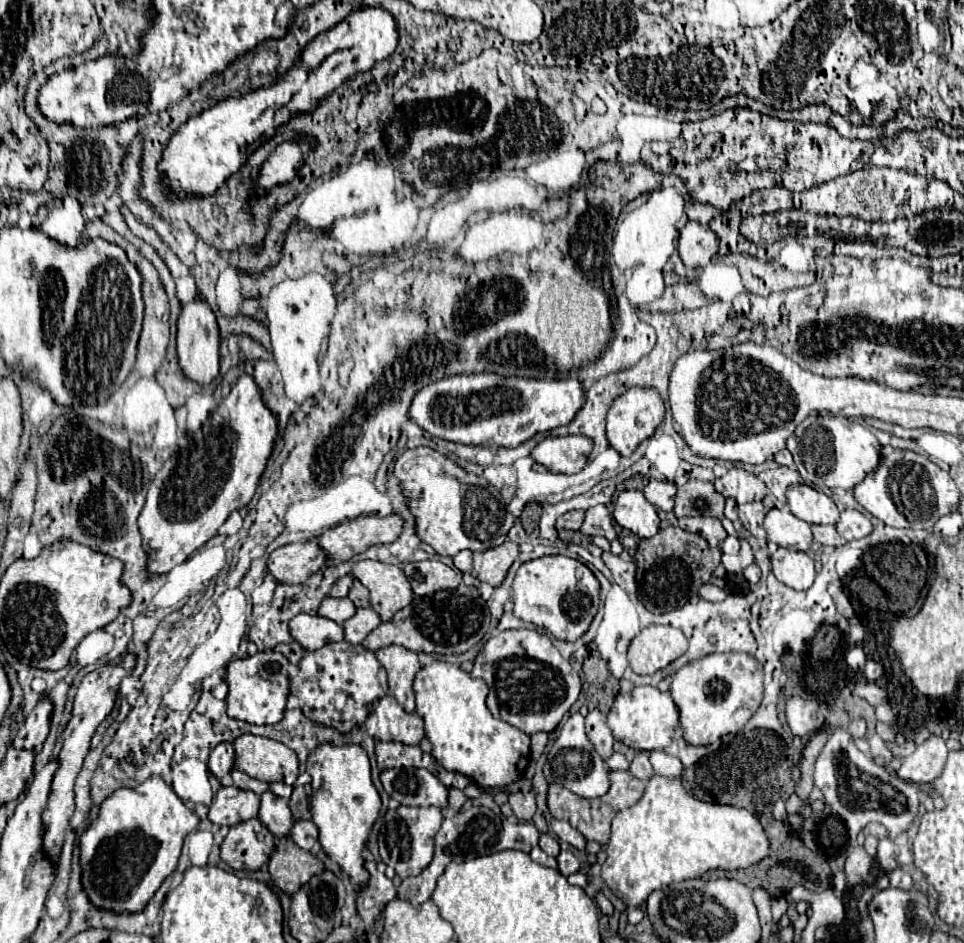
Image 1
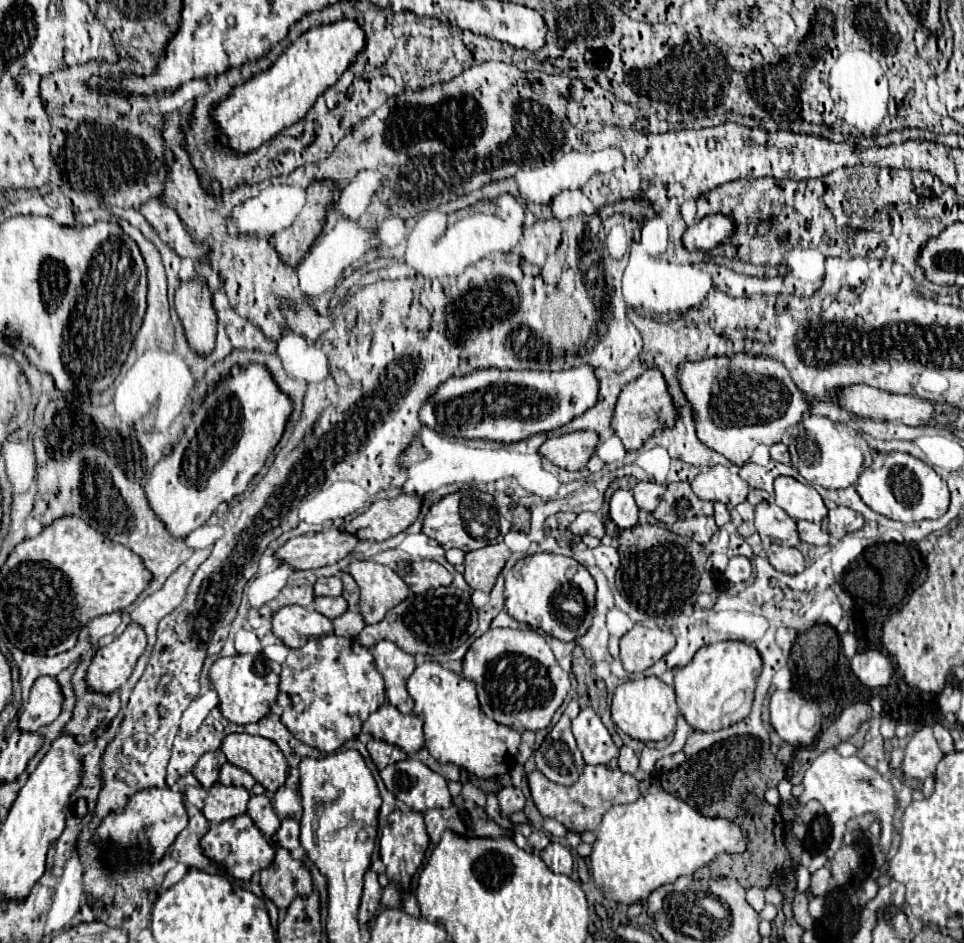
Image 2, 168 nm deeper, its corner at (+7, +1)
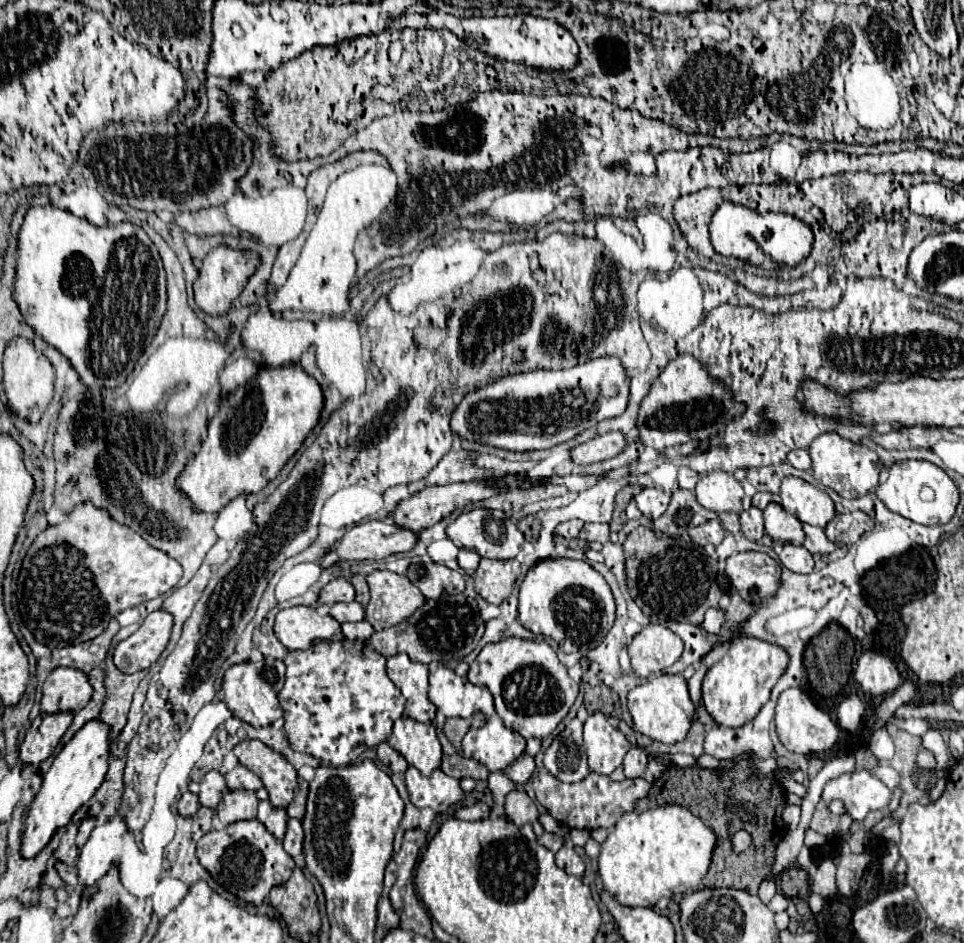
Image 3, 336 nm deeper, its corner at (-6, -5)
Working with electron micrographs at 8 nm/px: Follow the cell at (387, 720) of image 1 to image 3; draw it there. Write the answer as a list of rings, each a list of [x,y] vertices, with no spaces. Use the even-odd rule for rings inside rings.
[[[401,717],[393,725],[393,733],[387,743],[425,777],[441,765],[441,743],[437,739],[435,727],[429,723],[419,723],[411,717]]]

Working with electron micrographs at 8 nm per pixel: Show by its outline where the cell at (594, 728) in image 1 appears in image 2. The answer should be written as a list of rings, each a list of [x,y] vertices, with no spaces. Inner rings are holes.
[[[586,707],[578,713],[576,719],[572,719],[572,733],[576,737],[578,749],[584,755],[584,761],[588,765],[608,763],[612,757],[618,755],[618,749],[604,727],[602,719],[592,707]]]

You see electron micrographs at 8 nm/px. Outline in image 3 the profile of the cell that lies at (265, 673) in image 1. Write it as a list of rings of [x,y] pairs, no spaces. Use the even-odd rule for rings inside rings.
[[[245,661],[239,665],[231,665],[225,671],[223,677],[223,691],[225,691],[225,705],[231,709],[231,713],[235,717],[239,717],[241,721],[253,725],[253,727],[263,727],[263,725],[271,725],[273,721],[283,717],[283,711],[279,707],[279,699],[277,693],[281,691],[285,681],[285,663],[283,661]]]

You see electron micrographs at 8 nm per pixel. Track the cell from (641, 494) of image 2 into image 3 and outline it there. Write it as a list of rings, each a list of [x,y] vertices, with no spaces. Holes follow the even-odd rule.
[[[641,489],[641,493],[635,495],[635,503],[643,513],[643,517],[655,521],[665,513],[669,505],[669,493],[661,489]]]

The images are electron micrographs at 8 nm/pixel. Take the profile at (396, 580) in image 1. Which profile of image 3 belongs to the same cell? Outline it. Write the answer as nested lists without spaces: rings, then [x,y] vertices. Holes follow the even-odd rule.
[[[373,571],[367,575],[371,599],[365,607],[365,619],[375,631],[403,623],[423,603],[423,593],[403,575],[391,571]]]

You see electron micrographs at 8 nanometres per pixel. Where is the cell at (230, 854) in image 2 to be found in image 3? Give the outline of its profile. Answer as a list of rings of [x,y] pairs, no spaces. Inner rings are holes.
[[[257,819],[231,823],[219,831],[213,829],[205,833],[197,841],[197,853],[199,863],[211,873],[213,881],[251,905],[261,905],[269,891],[275,885],[283,885],[295,869],[295,861],[285,853],[281,841],[277,841]]]

